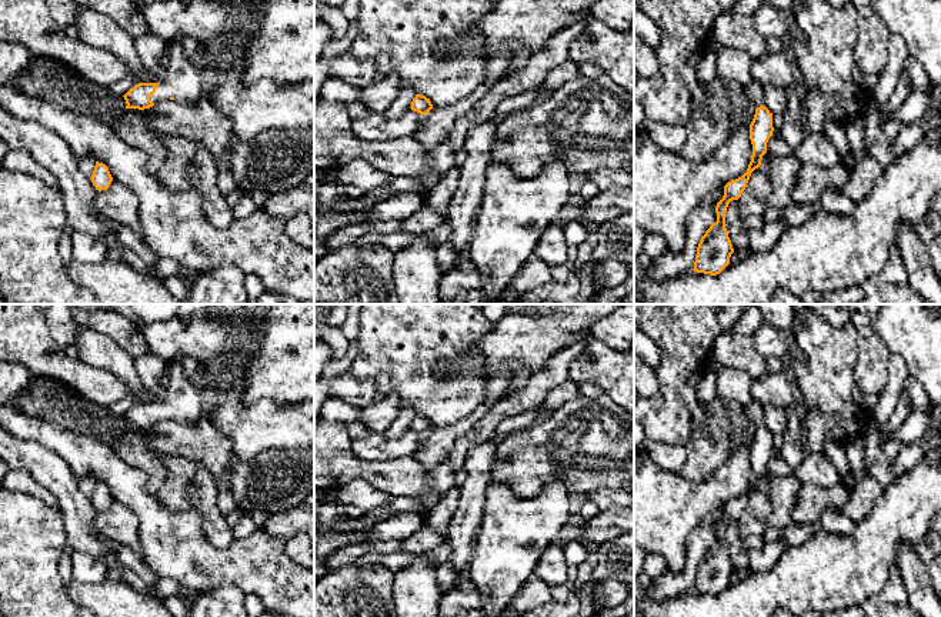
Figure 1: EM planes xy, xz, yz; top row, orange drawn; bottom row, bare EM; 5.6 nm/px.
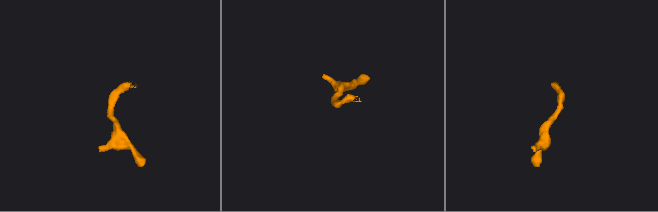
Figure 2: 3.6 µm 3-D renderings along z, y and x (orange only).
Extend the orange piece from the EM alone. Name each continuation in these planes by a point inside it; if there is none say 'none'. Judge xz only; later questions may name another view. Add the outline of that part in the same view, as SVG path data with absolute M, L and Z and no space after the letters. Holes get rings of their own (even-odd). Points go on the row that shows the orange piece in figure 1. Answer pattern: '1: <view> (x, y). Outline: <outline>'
none

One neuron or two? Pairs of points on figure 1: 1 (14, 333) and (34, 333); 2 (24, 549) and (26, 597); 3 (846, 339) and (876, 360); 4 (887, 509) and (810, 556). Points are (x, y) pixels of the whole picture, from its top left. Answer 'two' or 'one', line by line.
1: one
2: one
3: two
4: one

